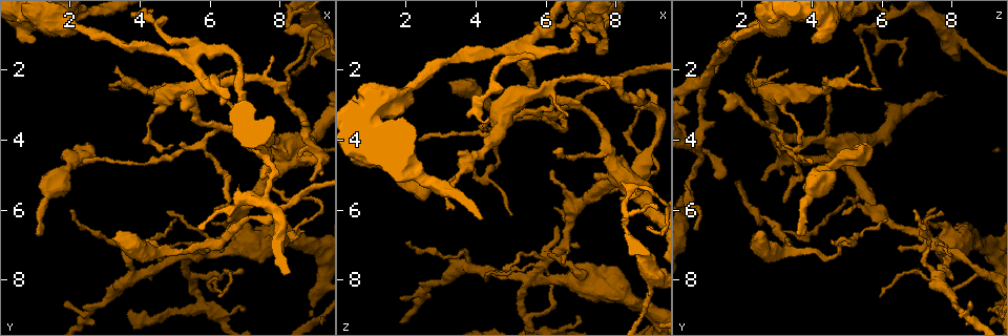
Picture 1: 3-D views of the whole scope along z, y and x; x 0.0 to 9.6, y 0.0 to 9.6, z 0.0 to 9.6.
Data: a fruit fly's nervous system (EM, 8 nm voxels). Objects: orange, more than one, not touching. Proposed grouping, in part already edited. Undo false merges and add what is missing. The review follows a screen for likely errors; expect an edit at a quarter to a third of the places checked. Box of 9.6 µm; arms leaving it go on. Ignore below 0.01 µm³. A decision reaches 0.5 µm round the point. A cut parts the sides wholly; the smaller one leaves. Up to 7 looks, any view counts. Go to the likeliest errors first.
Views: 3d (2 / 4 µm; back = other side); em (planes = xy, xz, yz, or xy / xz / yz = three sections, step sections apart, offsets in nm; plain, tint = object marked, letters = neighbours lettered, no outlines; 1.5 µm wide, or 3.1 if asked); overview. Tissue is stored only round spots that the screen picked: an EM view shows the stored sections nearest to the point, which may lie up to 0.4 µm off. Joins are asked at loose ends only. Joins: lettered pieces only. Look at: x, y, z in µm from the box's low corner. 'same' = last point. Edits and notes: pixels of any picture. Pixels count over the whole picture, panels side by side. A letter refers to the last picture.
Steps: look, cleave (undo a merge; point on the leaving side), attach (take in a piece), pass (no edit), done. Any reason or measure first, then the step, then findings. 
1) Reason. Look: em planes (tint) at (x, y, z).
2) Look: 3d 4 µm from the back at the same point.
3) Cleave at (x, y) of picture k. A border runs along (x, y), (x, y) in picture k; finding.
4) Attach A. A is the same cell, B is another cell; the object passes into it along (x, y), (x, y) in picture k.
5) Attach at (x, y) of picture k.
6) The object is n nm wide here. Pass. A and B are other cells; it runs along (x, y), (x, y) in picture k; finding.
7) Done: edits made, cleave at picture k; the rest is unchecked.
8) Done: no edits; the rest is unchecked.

Abrupt turn. Look: 3d 2 µm at (6.65, 1.50, 1.50).

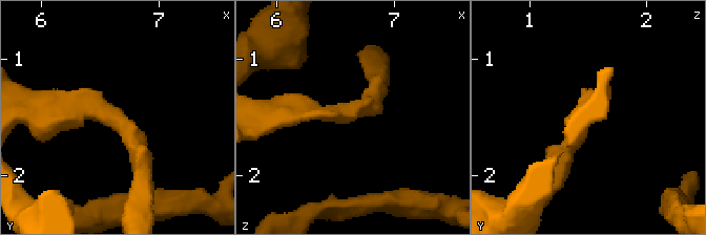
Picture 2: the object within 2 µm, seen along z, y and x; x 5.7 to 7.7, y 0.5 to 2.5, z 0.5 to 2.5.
Look: em xy step 4 (tint) at (6.64, 1.52, 1.46).

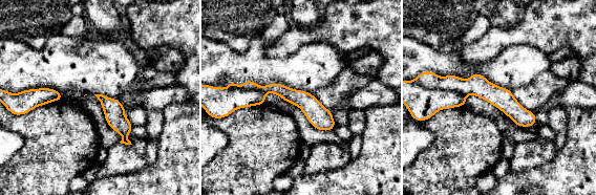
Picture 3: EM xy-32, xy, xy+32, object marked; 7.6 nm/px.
Another direction. Look: em planes (letters) at the same point.

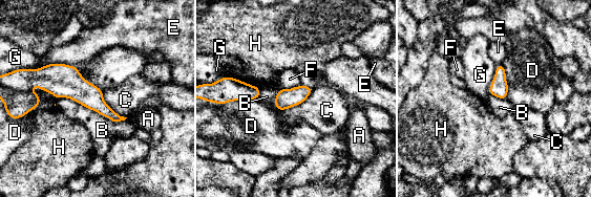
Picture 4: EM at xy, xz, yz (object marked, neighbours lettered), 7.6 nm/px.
The longest contact is with B, 550 nm. Cleave at (55, 79) of picture 4. A, B, C, D, E, F, G and H are other cells; the part that leaves runs along (34, 83), (67, 82), (118, 118) in picture 4; two cells meet here.

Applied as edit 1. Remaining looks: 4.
Look: 3d 4 µm from the back at (1.10, 6.70, 3.55).

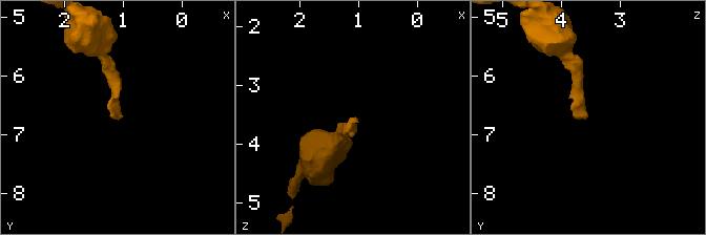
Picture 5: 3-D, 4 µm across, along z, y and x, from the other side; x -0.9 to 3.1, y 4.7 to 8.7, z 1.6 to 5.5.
Look: em planes (letters) at (1.10, 6.75, 3.60).

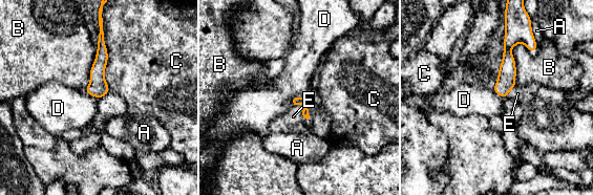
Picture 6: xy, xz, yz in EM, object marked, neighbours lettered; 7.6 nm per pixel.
Attach E. E is the same cell, A, B, C and D are other cells; the cell continues.

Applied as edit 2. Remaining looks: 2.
Done: edits made, cleave at picture 4, attach at picture 6; the rest is unchecked.

